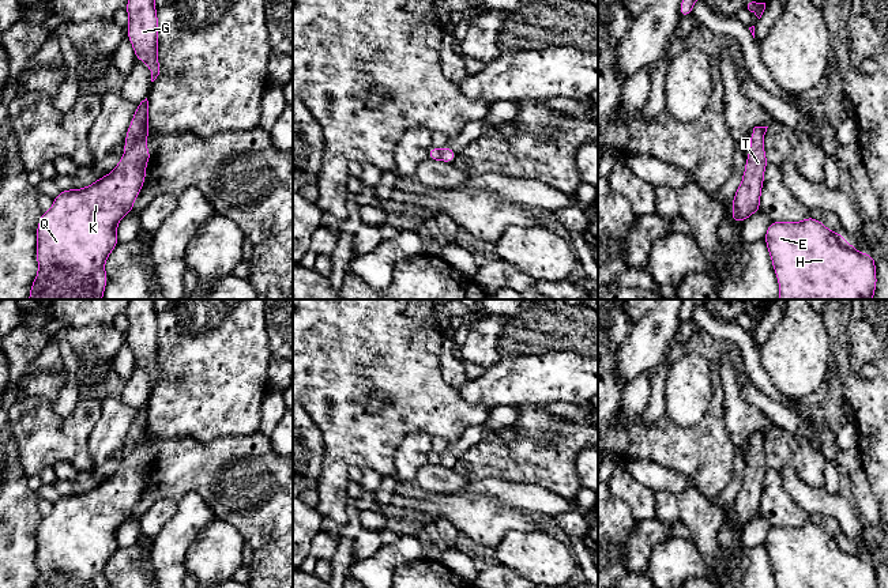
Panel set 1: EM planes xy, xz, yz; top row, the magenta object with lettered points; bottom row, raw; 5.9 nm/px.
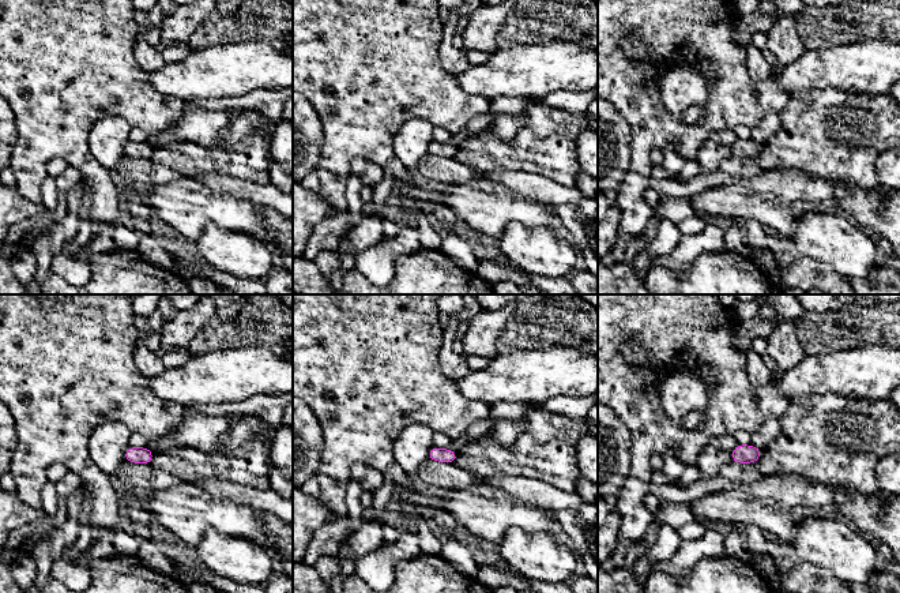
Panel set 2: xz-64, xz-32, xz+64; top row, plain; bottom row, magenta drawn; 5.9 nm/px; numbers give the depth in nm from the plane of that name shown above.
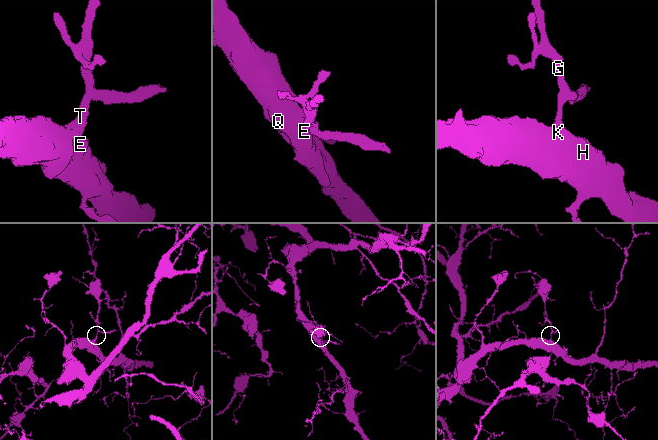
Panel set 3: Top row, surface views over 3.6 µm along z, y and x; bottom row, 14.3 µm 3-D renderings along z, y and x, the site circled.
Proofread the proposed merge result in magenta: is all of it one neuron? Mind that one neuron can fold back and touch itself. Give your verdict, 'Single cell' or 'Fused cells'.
Single cell

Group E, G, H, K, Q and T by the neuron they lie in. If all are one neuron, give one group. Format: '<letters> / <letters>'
E G H K Q T

